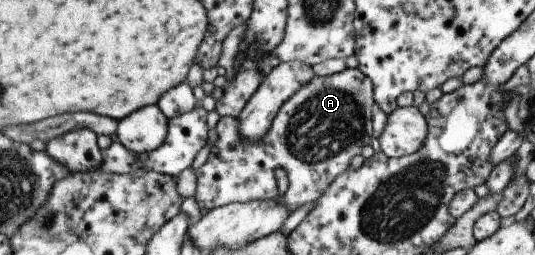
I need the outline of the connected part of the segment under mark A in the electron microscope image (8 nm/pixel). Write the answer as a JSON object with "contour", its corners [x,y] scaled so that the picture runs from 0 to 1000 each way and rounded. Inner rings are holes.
{"contour":[[[667,263],[664,267],[645,267],[632,286],[622,286],[617,294],[593,302],[587,298],[576,325],[570,325],[555,361],[550,361],[529,408],[525,408],[523,427],[518,431],[510,471],[507,475],[505,498],[495,514],[492,537],[486,549],[479,549],[467,561],[458,561],[456,569],[449,553],[449,525],[445,522],[445,471],[432,459],[409,459],[404,486],[404,541],[393,580],[393,600],[389,604],[387,627],[372,659],[364,663],[366,682],[366,733],[361,749],[359,773],[368,796],[370,816],[383,816],[385,827],[391,820],[400,820],[402,812],[411,812],[413,804],[422,804],[428,796],[456,796],[462,788],[514,788],[525,792],[538,824],[540,839],[559,816],[563,800],[581,800],[589,792],[600,757],[619,722],[619,710],[632,686],[637,682],[649,651],[652,651],[652,627],[664,604],[673,604],[675,580],[686,569],[690,545],[693,541],[693,435],[692,416],[699,404],[695,380],[695,322],[686,306]],[[514,659],[527,659],[535,675],[538,698],[538,733],[535,753],[527,769],[518,765],[514,690]]]}

